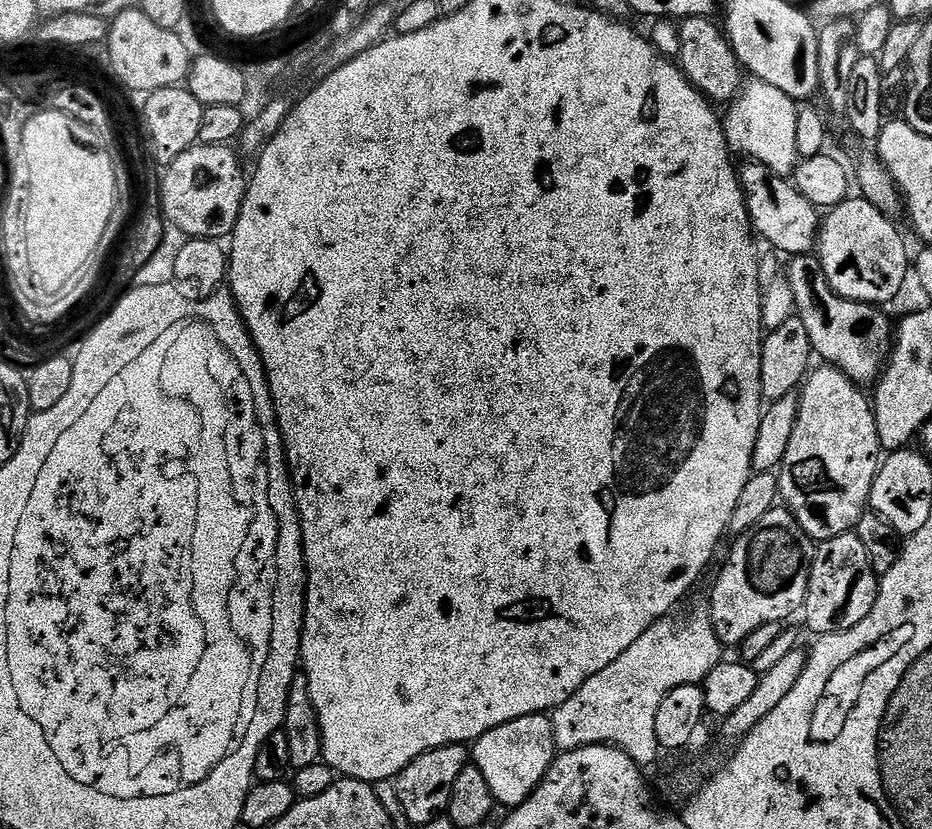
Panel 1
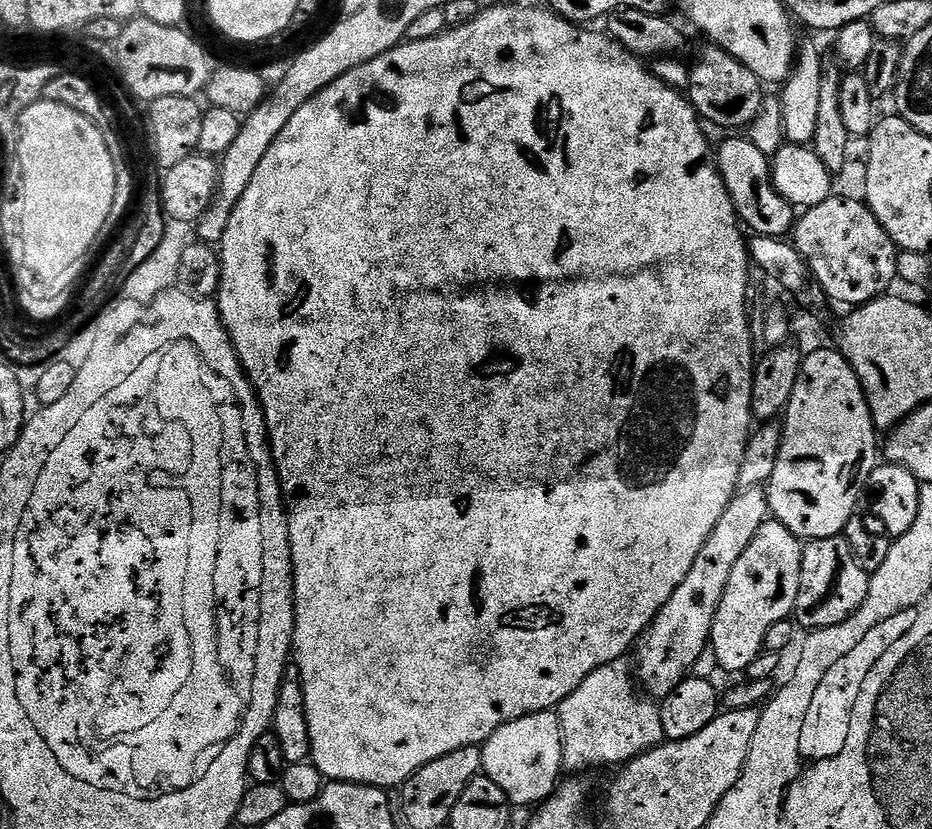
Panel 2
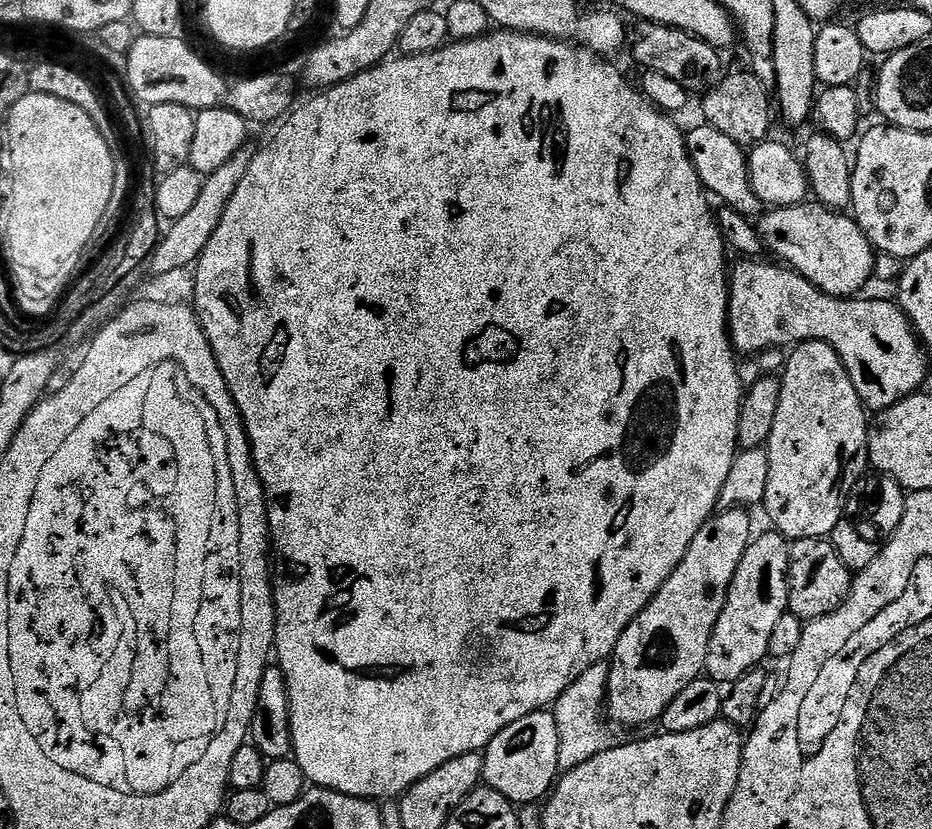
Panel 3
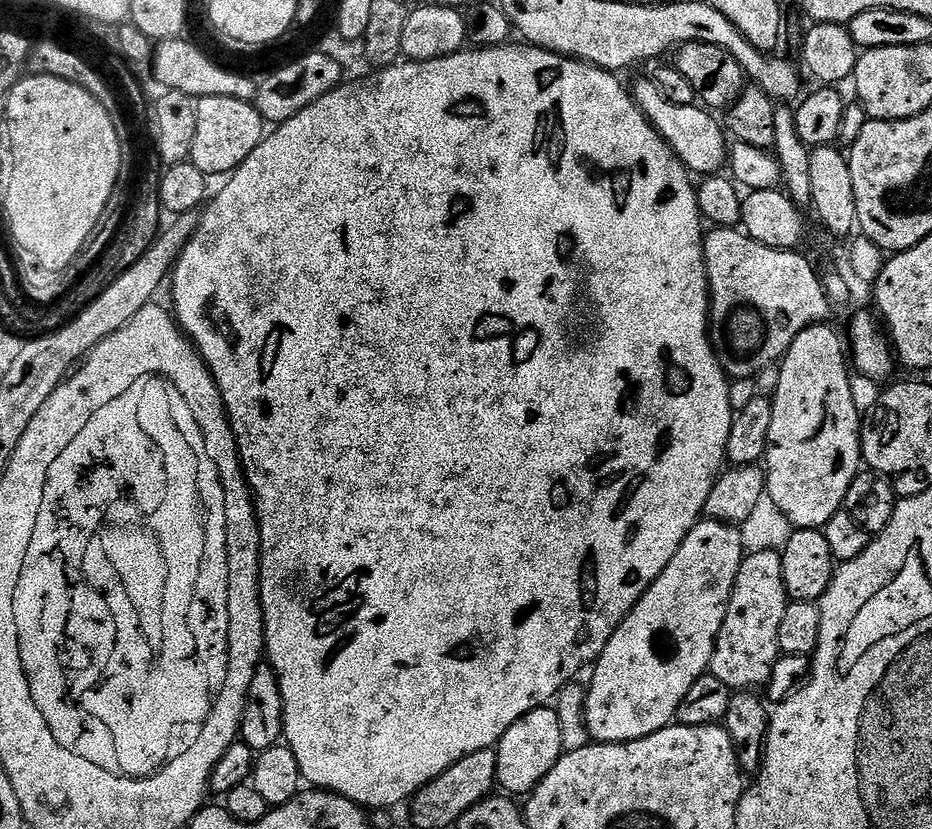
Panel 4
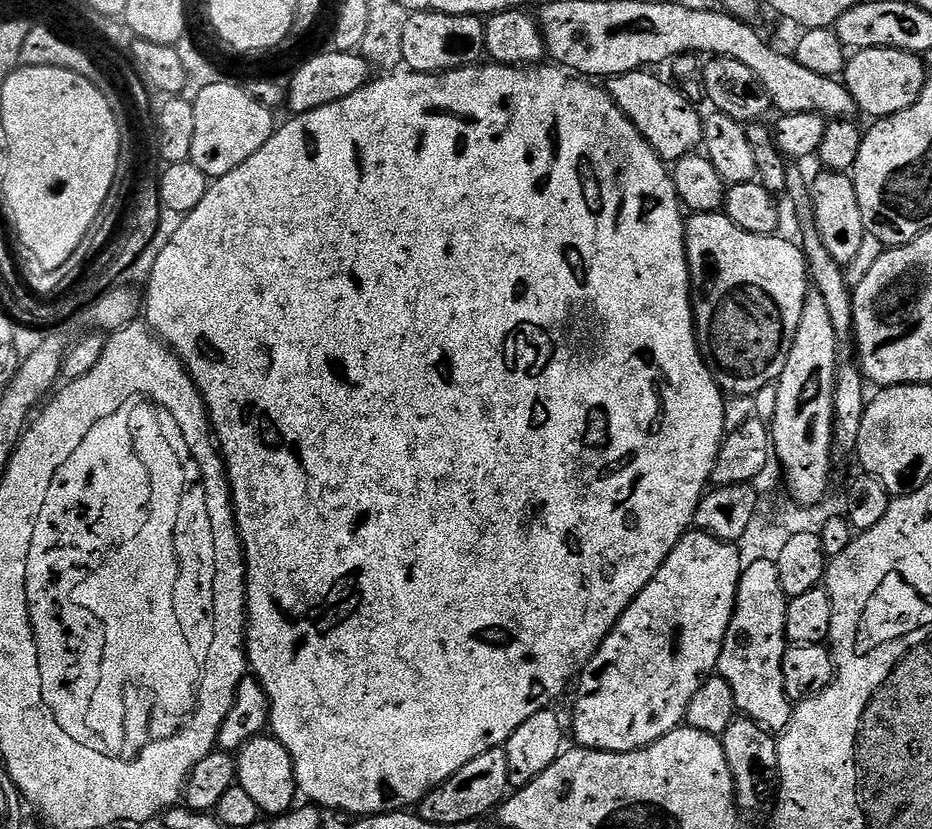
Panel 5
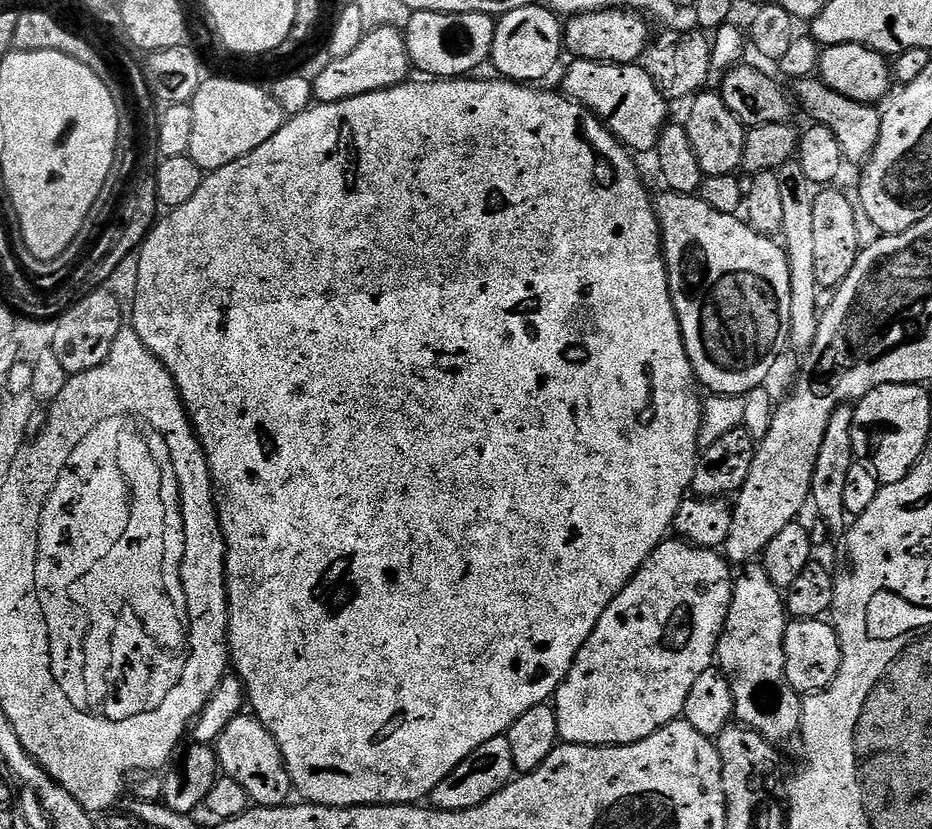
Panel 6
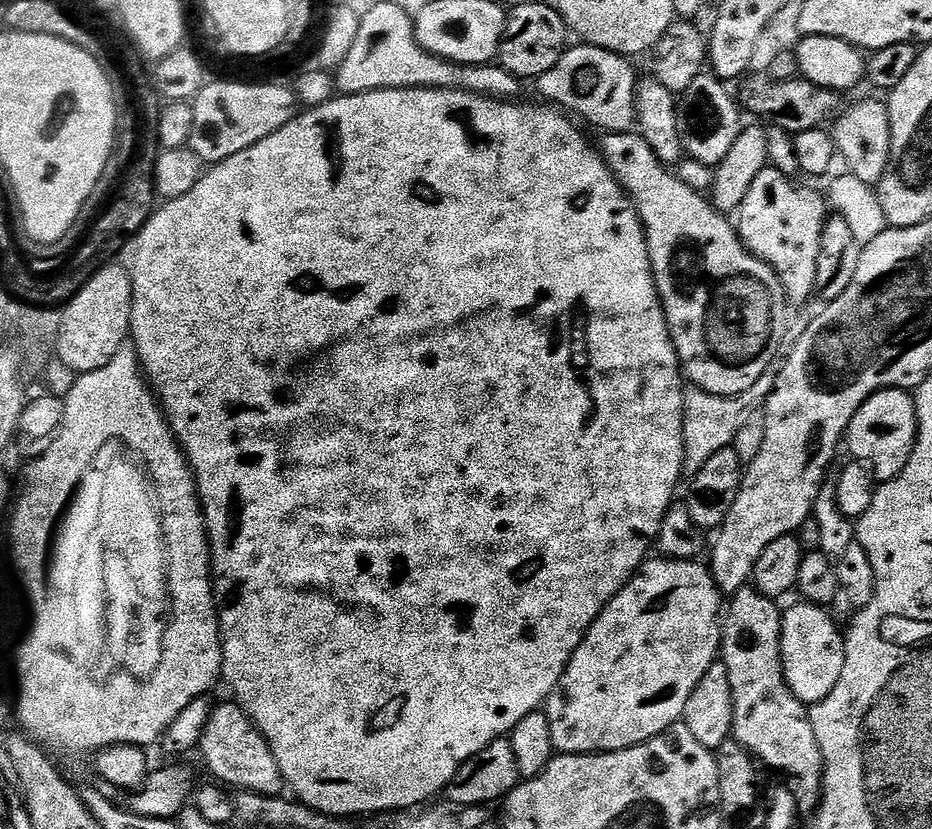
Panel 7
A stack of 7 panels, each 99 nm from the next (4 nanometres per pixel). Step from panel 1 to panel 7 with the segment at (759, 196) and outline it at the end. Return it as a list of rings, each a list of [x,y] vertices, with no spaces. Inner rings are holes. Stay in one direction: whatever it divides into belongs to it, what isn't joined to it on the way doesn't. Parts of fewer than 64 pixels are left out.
[[[577,43],[569,47],[558,58],[558,62],[546,74],[537,76],[534,87],[545,96],[547,103],[552,106],[559,106],[565,113],[573,117],[585,120],[596,128],[601,128],[601,133],[627,132],[637,123],[636,121],[636,87],[638,75],[632,69],[633,61],[627,56],[619,56],[617,52],[611,52],[605,48],[595,48],[593,44]]]

